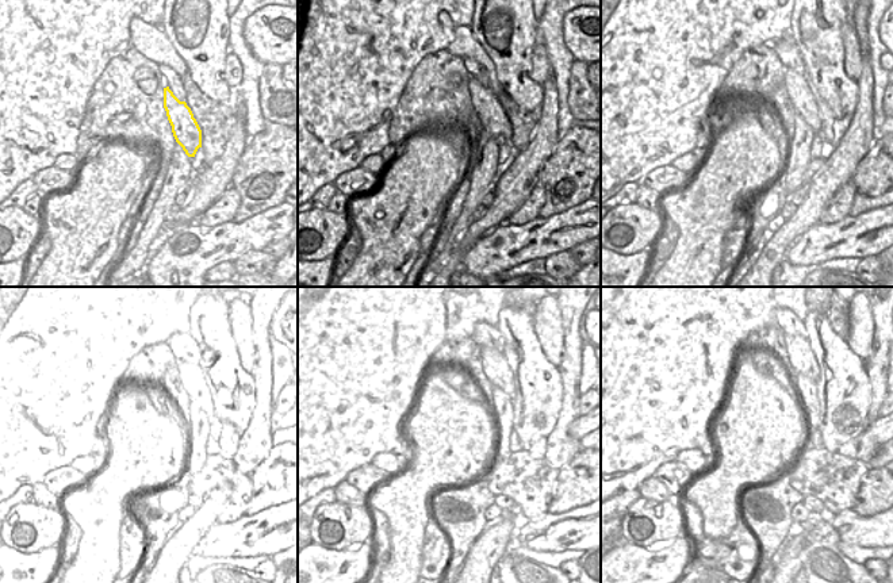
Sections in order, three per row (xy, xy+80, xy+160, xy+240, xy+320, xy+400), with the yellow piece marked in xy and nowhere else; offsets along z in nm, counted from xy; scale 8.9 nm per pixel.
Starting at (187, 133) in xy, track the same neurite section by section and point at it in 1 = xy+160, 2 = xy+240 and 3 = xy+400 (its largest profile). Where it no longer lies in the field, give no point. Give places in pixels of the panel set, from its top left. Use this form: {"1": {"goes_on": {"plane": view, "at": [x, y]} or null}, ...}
{"1": {"goes_on": {"plane": "xy+160", "at": [798, 88]}}, "2": {"goes_on": {"plane": "xy+240", "at": [191, 376]}}, "3": {"goes_on": {"plane": "xy+400", "at": [803, 361]}}}

